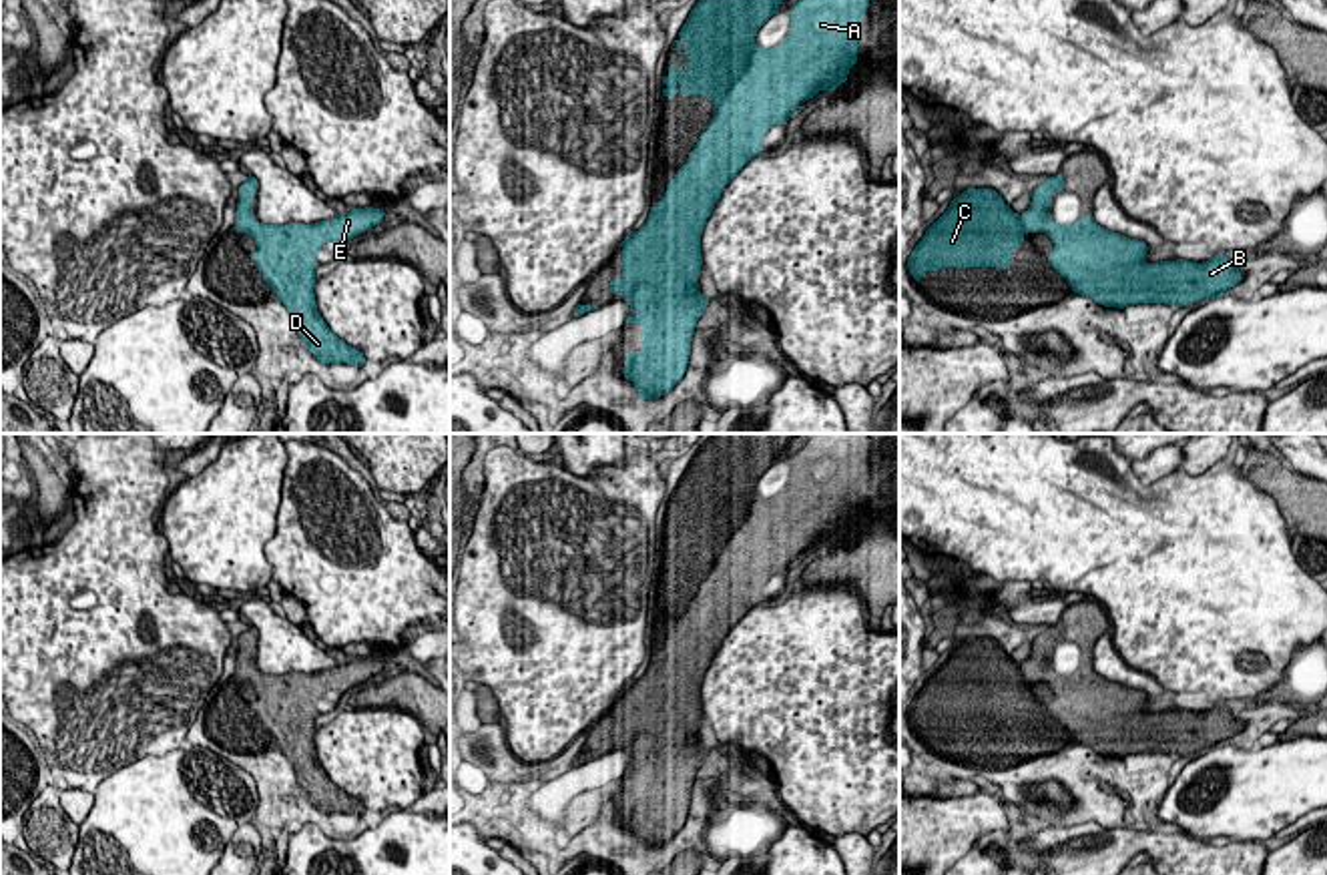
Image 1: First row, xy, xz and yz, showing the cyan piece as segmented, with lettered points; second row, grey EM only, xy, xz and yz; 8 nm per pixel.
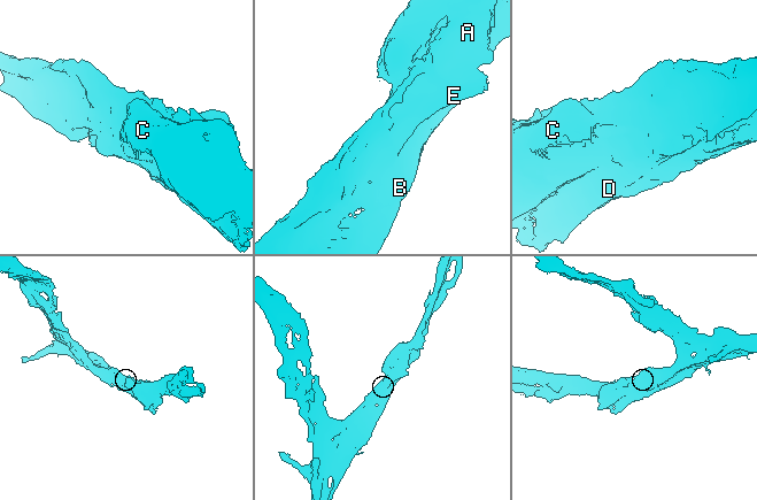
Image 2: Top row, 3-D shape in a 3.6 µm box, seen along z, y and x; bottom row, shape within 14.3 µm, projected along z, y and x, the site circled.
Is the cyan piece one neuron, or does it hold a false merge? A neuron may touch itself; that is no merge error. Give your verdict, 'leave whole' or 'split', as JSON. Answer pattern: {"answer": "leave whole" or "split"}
{"answer": "leave whole"}

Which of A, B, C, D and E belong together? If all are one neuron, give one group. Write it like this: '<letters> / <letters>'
A B C D E

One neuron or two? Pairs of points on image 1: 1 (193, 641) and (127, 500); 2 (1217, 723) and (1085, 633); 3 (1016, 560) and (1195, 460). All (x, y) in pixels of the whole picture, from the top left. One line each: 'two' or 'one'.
1: one
2: one
3: two

